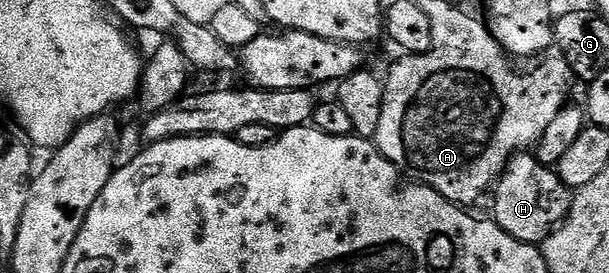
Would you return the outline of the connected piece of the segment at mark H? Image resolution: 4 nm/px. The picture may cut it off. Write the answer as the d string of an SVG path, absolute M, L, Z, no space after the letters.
M520 152L508 160L507 167L494 183L494 194L494 222L517 240L542 244L567 221L573 190L560 180L552 167L542 166L534 153Z

